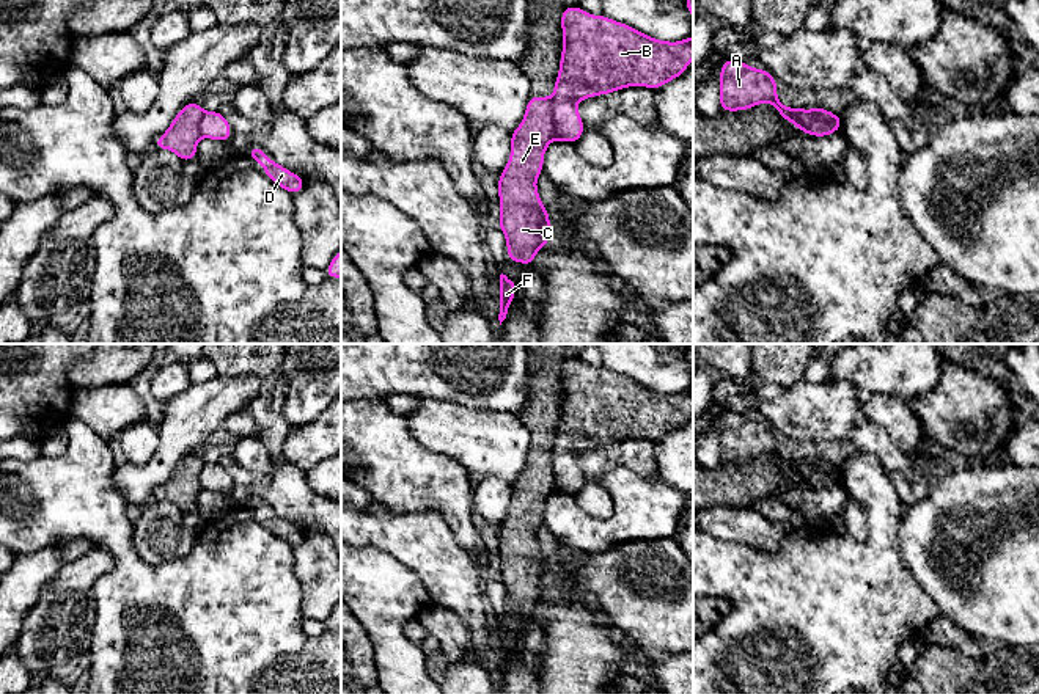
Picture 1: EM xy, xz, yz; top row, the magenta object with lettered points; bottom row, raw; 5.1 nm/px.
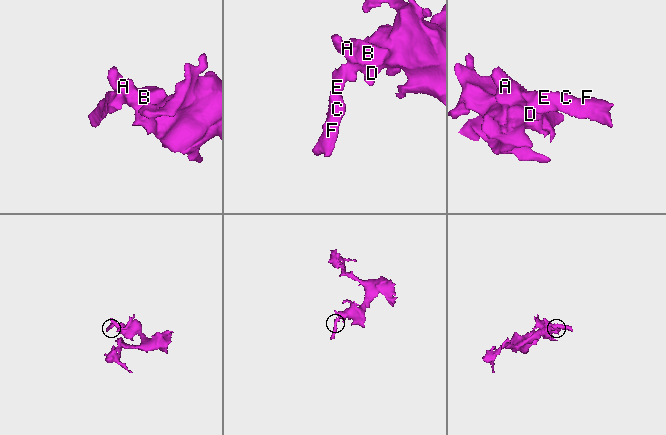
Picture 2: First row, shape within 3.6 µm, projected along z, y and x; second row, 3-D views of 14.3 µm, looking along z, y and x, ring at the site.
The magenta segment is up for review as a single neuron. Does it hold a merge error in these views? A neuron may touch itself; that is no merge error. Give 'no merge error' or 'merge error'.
merge error

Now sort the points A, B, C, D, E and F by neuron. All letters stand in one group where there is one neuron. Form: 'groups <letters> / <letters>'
groups A B D / C E F

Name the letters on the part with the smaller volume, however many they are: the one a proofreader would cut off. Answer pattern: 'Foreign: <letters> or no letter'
Foreign: C, E, F

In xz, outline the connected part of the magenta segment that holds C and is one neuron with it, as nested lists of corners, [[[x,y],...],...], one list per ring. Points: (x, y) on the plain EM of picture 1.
[[[530,447],[520,477],[511,484],[509,512],[498,528],[498,579],[506,589],[506,609],[512,614],[533,617],[538,603],[549,595],[550,567],[536,532],[553,491],[552,449]]]

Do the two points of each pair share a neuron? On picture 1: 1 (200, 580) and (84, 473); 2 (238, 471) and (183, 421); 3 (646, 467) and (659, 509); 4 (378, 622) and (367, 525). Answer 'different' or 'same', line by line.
1: same
2: different
3: different
4: different

